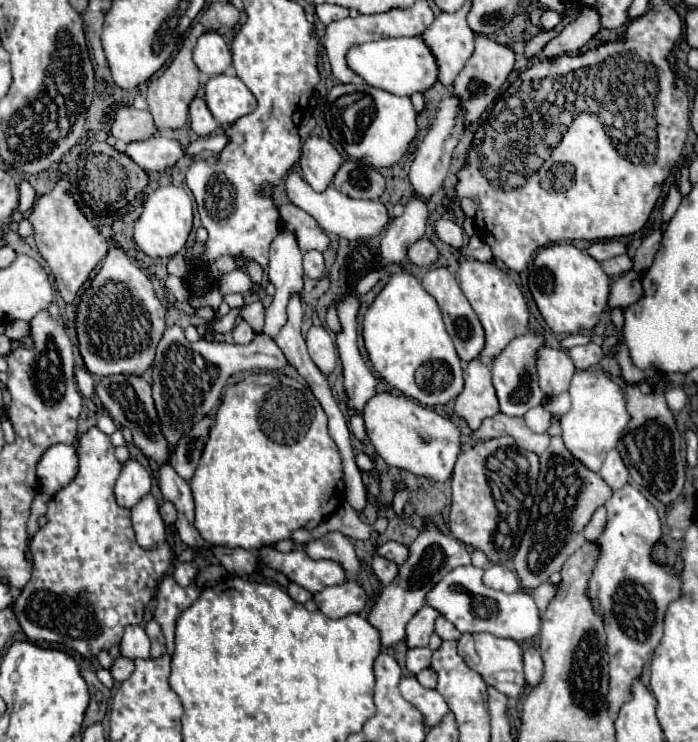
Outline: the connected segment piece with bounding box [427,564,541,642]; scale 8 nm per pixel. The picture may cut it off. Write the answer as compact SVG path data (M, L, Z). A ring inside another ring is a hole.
M459 566L453 572L449 572L429 594L427 604L437 608L449 622L455 624L459 632L489 632L499 638L511 638L515 642L531 640L539 634L541 618L539 610L533 602L533 596L527 592L497 592L487 588L483 582L483 570L477 566Z

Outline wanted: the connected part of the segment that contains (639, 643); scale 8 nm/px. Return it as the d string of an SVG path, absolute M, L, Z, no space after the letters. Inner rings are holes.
M631 484L619 488L613 492L613 496L605 504L607 508L607 526L603 534L599 536L597 544L601 546L601 556L597 560L597 566L593 570L593 576L589 580L589 598L595 604L595 610L605 618L605 630L607 630L607 646L609 646L609 712L615 716L619 708L631 698L631 684L641 674L645 660L651 658L653 650L657 648L661 636L663 636L663 616L671 600L679 598L679 574L671 576L667 574L659 564L651 560L651 548L661 538L661 522L657 516L657 510L653 504Z

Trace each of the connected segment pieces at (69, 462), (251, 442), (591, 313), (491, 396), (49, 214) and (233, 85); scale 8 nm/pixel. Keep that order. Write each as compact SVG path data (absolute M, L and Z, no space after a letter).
M67 444L49 446L37 462L37 480L45 496L53 496L77 474L77 450Z
M283 372L255 374L255 378L247 378L243 382L233 384L231 388L227 388L223 402L217 410L217 418L215 418L215 424L211 428L209 440L205 444L201 462L197 466L195 476L191 478L191 490L193 490L193 498L195 498L195 528L201 534L201 538L205 542L211 542L213 546L229 546L229 548L239 546L239 548L257 552L263 546L273 546L279 540L287 540L293 530L299 530L299 528L313 530L323 520L327 520L345 502L345 482L343 482L343 466L341 466L339 450L337 450L333 438L329 436L329 430L327 430L327 416L325 416L319 400L313 396L313 392L307 386L303 386L301 382L285 376Z
M553 244L539 250L529 276L529 288L547 326L557 334L593 330L609 300L609 276L597 260L573 244Z
M475 358L465 366L463 378L465 386L455 398L455 414L465 418L467 424L477 430L485 418L499 412L497 394L491 384L491 370L483 360Z
M59 180L57 186L49 194L37 198L37 202L31 210L31 216L29 216L29 222L35 228L35 242L37 242L39 254L47 260L47 264L55 276L59 294L67 304L71 304L75 300L77 292L87 282L93 268L107 254L107 240L83 216L83 212L75 204L73 196L69 194L69 188L71 186L67 180Z
M235 74L211 76L205 84L205 100L215 120L223 126L231 126L257 106L253 92Z

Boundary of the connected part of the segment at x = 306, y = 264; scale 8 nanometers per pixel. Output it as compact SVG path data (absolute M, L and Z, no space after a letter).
M309 250L303 256L303 272L305 272L305 276L311 278L311 280L319 280L323 276L323 270L325 270L323 254L319 250Z

